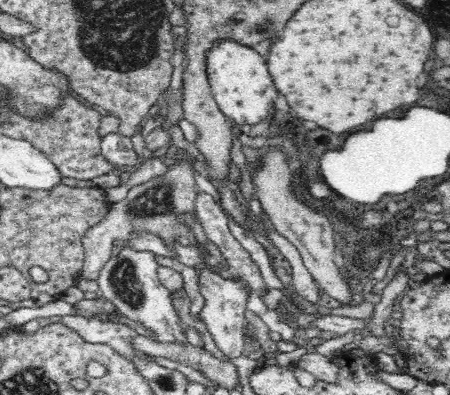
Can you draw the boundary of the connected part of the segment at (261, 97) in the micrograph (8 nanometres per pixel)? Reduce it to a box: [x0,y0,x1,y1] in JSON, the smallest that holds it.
[207,41,278,126]

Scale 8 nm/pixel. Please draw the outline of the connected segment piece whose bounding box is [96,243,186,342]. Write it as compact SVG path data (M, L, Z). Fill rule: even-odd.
M119 243L115 246L113 256L107 261L97 278L100 295L114 303L126 317L129 323L140 324L155 332L157 340L180 342L185 334L180 326L179 316L172 306L169 291L158 278L156 254L148 250L136 250L134 246Z

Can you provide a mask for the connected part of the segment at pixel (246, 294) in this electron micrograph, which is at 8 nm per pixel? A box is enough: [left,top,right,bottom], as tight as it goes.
[183,231,255,358]

